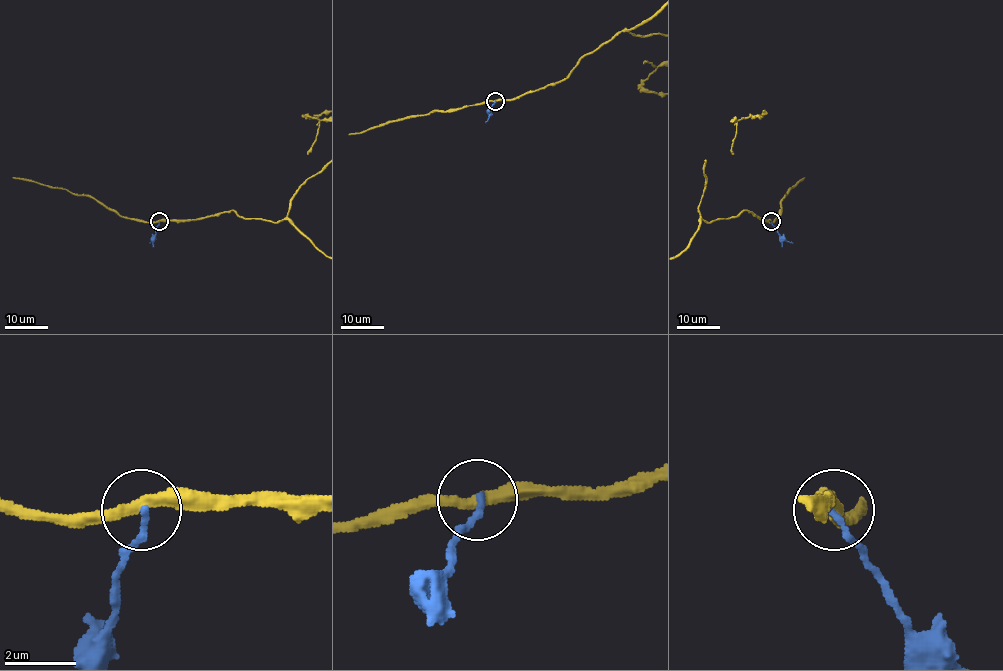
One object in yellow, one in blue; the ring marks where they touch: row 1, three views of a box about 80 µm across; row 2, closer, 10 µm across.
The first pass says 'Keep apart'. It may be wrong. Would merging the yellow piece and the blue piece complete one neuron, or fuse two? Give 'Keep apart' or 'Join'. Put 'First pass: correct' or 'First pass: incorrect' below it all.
Keep apart
First pass: correct

